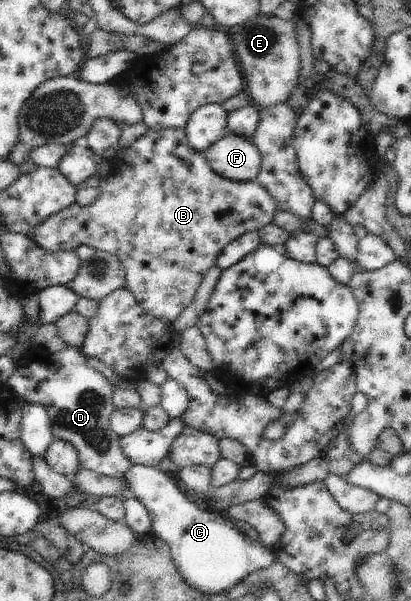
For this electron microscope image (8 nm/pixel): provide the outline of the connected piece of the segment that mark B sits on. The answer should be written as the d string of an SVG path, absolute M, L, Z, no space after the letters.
M148 129L131 146L116 151L110 161L112 162L111 171L100 186L101 191L98 198L92 204L80 206L74 202L65 209L60 210L60 212L46 217L43 223L31 230L31 233L23 235L34 241L40 248L50 252L74 251L76 247L86 245L94 247L97 251L115 254L126 269L125 287L132 292L134 298L144 310L152 313L154 317L166 324L173 323L192 302L204 275L215 264L216 257L224 250L224 247L243 234L259 231L263 226L271 222L274 213L279 210L274 196L265 187L256 184L254 181L238 182L223 179L219 174L216 174L210 164L208 164L208 159L204 156L204 153L194 150L188 144L185 129L160 129L158 131Z

